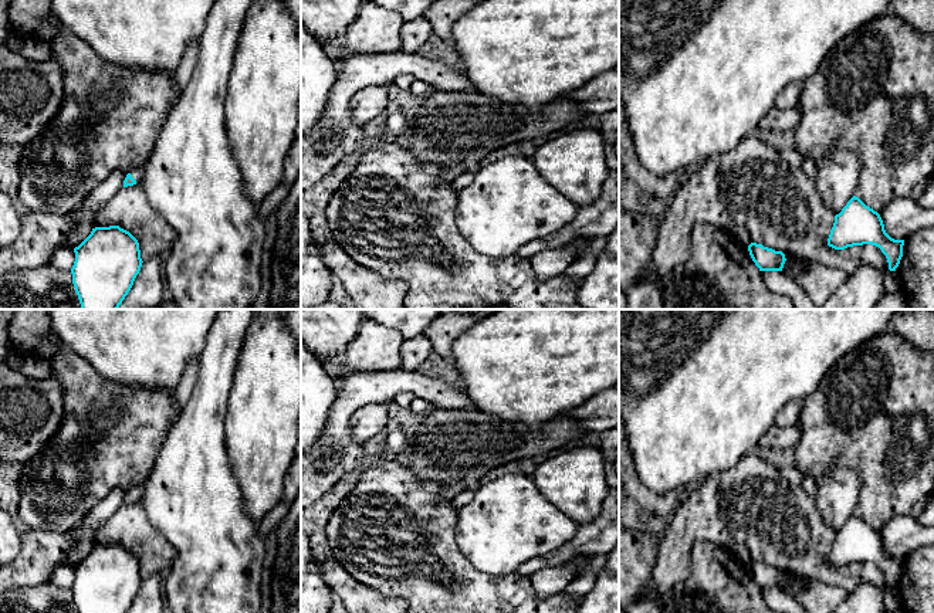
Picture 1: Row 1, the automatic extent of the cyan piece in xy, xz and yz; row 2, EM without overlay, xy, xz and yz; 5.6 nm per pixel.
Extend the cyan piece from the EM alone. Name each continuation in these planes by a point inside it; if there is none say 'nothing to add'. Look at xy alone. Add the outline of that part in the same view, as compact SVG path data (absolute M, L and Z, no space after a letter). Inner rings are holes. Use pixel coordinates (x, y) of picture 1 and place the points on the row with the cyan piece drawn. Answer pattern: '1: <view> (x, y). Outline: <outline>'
1: xy (138, 172). Outline: M141 165L141 166L135 167L133 170L131 170L129 173L136 180L136 183L141 183L143 173L145 173L145 167L143 167L143 165Z

